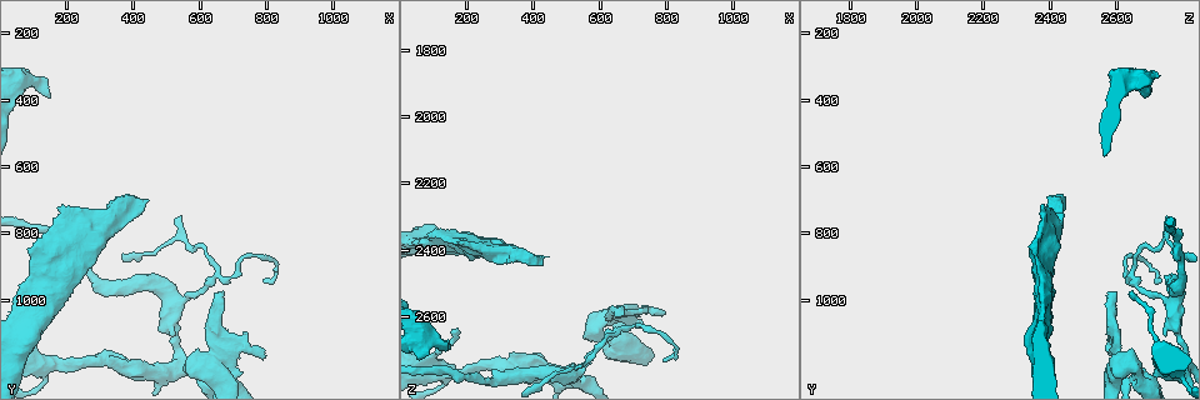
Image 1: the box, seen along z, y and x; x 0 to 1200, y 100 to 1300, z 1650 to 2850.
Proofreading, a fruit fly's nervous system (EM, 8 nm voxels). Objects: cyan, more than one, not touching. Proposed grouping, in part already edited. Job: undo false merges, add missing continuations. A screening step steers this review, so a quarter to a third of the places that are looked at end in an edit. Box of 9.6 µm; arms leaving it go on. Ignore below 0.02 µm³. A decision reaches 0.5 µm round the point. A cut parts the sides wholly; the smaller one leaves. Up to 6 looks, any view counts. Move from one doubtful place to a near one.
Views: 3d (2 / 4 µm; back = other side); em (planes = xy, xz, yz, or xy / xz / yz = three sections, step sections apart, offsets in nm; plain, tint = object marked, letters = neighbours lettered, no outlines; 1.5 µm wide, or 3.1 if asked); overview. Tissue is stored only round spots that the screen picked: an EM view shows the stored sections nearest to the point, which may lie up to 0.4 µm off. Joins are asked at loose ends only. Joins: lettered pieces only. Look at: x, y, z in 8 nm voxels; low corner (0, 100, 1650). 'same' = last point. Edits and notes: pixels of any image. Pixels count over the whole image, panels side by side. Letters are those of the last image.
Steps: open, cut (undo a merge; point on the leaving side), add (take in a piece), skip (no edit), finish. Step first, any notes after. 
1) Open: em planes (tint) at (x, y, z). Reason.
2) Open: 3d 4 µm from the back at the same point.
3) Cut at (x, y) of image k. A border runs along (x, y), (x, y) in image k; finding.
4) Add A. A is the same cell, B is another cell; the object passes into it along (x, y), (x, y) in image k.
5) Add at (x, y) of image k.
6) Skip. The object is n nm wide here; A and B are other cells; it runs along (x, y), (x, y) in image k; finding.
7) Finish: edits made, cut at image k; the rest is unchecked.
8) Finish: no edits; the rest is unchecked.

Open: 3d 4 µm at (640, 1190, 2600). Thick turns thin.

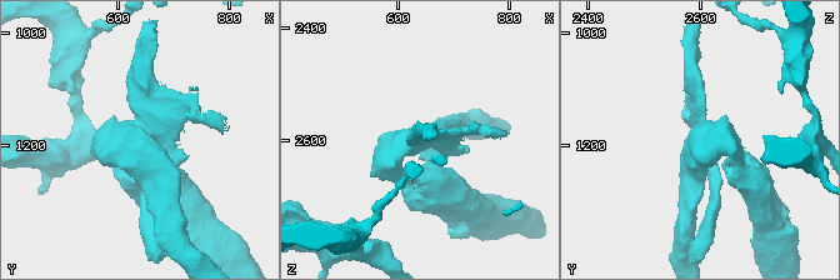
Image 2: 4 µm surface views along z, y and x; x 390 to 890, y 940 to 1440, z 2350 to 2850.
Open: em xy step 8 (tint) at (645, 1195, 2595). 4 arms meet here; now the EM.

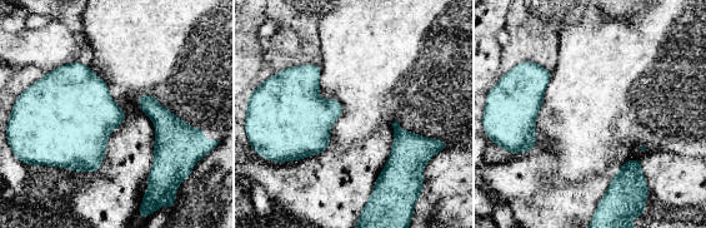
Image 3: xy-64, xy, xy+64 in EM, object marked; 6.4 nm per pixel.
Open: em planes (letters) at the same point. Another direction.

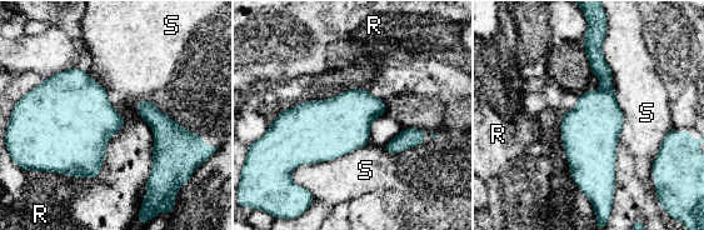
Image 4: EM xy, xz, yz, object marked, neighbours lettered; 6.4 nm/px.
Cut at (593, 46) of image 4. The object is 380 nm wide here; R and S are other cells; a border runs along (600, 81), (610, 83) in image 4; two neurons meet here.

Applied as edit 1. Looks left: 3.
Open: overview.

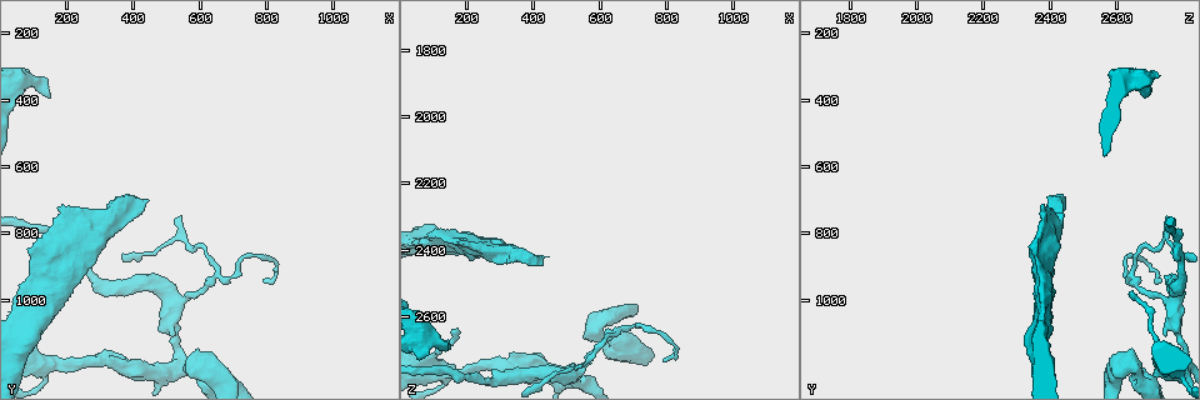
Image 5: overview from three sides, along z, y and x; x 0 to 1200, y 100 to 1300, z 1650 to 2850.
Open: em planes (letters) at (170, 970, 2640). Free end.

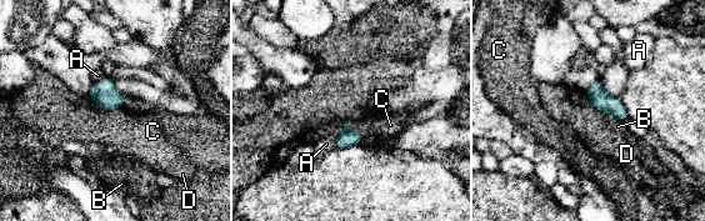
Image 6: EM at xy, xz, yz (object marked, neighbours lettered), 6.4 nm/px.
Skip. The object is 120 nm wide here; the longest contact is with A, 80 nm; A, B, C and D are other cells; no lettered piece goes on from it.

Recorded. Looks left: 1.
Open: em planes (letters) at (150, 380, 2700). Branch stops here.

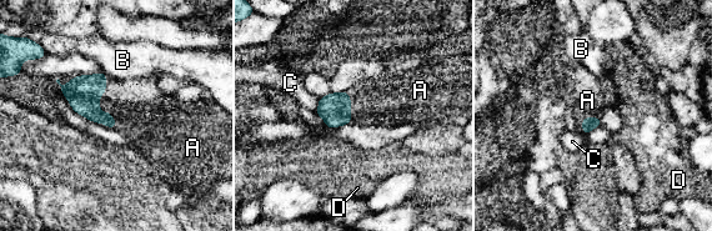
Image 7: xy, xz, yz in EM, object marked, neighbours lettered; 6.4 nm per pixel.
Add A. A is the same cell, B, C and D are other cells; the object passes into it along (83, 93), (99, 106), (138, 105) in image 7; the neuron continues.

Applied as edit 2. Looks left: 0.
Finish: edits made, cut at image 4, add at image 7; the rest is unchecked.

